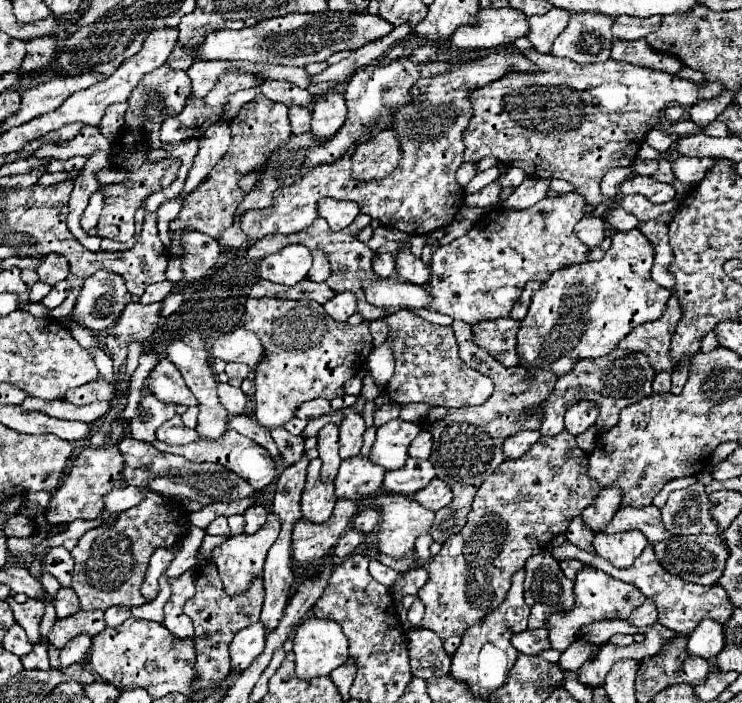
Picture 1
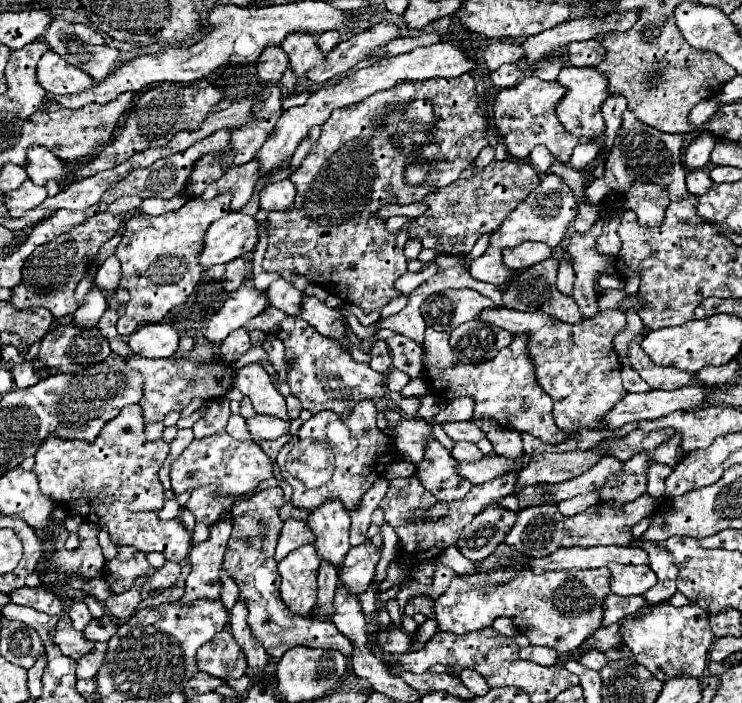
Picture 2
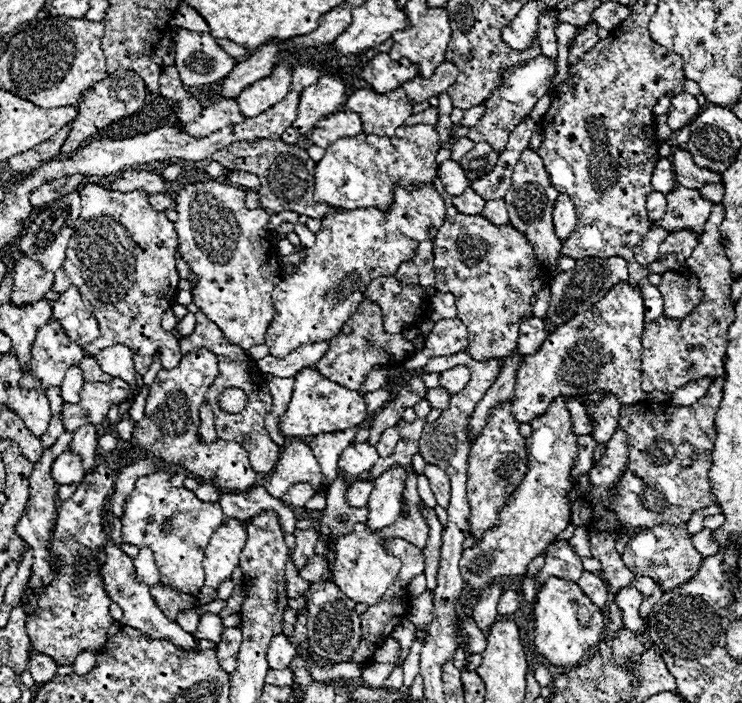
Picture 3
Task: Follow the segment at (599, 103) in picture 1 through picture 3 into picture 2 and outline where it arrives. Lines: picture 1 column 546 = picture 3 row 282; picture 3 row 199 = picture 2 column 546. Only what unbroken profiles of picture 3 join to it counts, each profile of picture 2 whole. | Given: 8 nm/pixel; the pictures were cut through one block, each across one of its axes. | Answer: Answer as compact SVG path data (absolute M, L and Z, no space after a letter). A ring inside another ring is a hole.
M528 76L520 80L514 88L504 88L498 92L494 100L494 122L498 126L500 136L504 138L504 144L508 152L514 158L528 158L530 150L538 144L544 144L554 156L558 156L562 162L568 162L572 156L572 150L576 144L586 142L586 138L574 138L570 132L562 130L562 124L558 122L554 104L558 104L558 98L562 98L562 86L558 82L546 82L538 76Z

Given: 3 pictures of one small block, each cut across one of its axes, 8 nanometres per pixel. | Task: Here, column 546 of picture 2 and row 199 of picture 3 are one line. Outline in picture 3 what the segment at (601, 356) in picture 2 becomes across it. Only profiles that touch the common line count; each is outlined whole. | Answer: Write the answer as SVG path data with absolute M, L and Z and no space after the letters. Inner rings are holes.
M414 124L398 128L396 136L358 134L336 140L326 148L324 158L316 164L316 192L314 200L322 200L334 208L354 210L376 206L388 212L394 200L394 186L434 184L436 178L436 154L440 150L438 132L430 124Z

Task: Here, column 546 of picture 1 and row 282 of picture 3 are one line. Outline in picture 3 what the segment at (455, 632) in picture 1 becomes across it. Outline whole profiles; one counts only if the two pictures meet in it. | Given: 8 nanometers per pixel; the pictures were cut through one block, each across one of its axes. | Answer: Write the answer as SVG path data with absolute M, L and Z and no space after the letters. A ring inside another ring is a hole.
M454 206L446 210L446 224L438 230L434 238L434 272L436 272L436 290L450 292L456 298L458 318L468 328L468 348L466 352L474 360L506 358L516 352L518 342L518 324L522 318L532 314L530 298L550 282L550 270L538 262L534 248L512 226L498 228L490 224L484 216L466 216Z

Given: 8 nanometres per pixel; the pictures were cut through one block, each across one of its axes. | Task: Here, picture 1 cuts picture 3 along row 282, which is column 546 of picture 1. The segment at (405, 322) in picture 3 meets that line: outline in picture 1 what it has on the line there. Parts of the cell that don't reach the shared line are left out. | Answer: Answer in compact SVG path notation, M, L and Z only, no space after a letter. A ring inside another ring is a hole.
M454 320L452 328L456 334L462 362L466 366L472 366L474 370L490 376L496 386L492 398L486 400L482 406L432 408L420 422L422 428L426 428L434 438L430 462L436 468L436 476L442 478L452 488L454 498L450 502L450 508L458 510L458 508L472 504L474 494L480 488L480 484L504 462L502 444L506 438L510 438L522 430L540 430L540 426L542 426L540 406L552 394L558 378L554 378L554 374L550 374L550 370L534 370L534 374L530 374L530 382L526 382L528 370L522 370L522 366L506 368L498 360L494 360L486 350L482 350L480 346L476 346L472 342L470 324ZM528 408L532 408L534 412L528 414L526 412Z

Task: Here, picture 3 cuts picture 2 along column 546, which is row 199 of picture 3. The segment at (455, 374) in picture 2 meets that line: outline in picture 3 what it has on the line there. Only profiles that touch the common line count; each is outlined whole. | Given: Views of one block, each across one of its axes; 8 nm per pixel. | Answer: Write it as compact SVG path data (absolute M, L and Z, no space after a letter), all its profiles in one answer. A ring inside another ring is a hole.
M400 186L394 188L394 204L388 214L382 214L378 208L334 208L334 214L326 214L320 232L316 232L316 244L312 248L306 248L306 258L300 260L294 272L282 278L272 292L276 314L270 328L266 330L266 346L270 348L270 354L284 358L300 344L332 340L342 330L346 320L356 312L358 304L364 300L364 292L370 280L378 276L392 276L398 270L398 264L414 256L420 242L432 240L436 236L438 228L444 224L444 216L444 200L432 186L418 186L406 190Z

